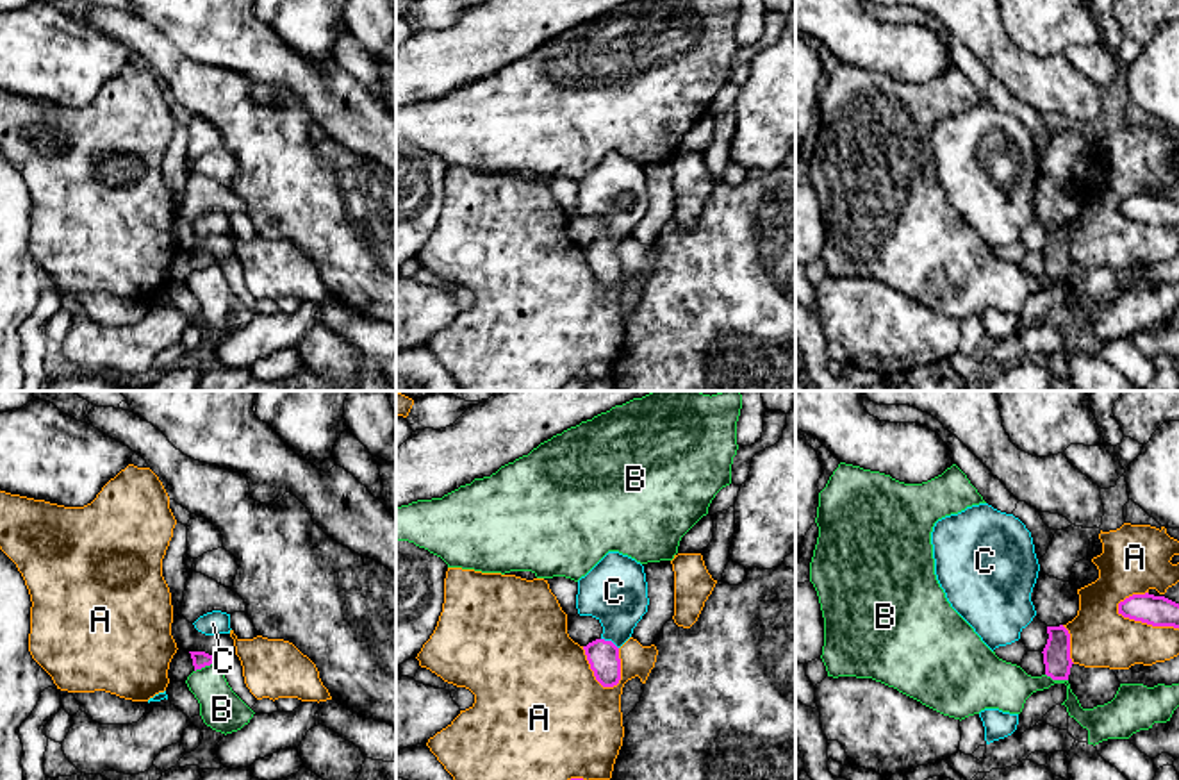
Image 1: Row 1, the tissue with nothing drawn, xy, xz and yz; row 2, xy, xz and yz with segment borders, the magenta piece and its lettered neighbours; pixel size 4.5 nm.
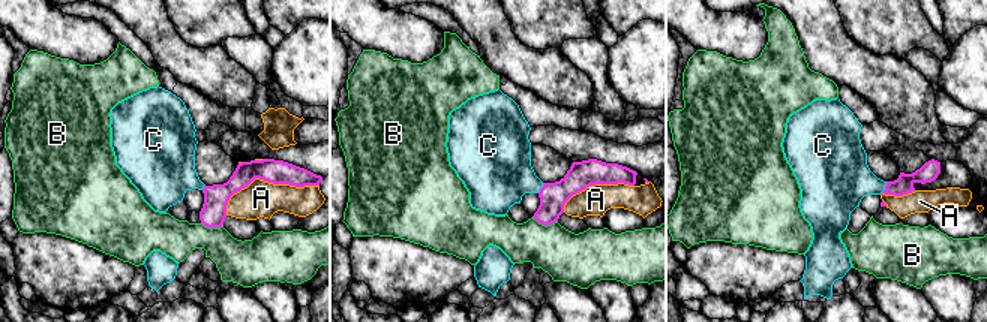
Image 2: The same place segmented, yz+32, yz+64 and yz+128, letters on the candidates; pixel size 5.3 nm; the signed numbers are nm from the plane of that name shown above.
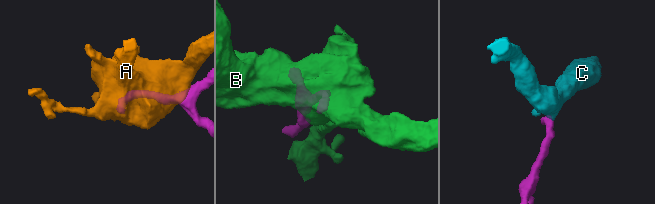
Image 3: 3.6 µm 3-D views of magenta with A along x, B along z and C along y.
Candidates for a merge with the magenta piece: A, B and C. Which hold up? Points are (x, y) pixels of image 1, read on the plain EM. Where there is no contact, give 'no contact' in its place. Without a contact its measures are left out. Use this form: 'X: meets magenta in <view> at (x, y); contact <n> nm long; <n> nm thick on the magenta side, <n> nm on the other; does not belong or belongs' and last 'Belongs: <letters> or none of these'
A: meets magenta in yz at (1146, 222); contact 300 nm long; 140 nm thick on the magenta side, 280 nm on the other; does not belong
B: meets magenta in yz at (1056, 279); contact 110 nm long; 130 nm thick on the magenta side, 220 nm on the other; does not belong
C: meets magenta in xz at (610, 241); contact 90 nm long; 140 nm thick on the magenta side, 300 nm on the other; belongs
Belongs: C

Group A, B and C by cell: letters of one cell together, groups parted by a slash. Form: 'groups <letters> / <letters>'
groups A / B / C

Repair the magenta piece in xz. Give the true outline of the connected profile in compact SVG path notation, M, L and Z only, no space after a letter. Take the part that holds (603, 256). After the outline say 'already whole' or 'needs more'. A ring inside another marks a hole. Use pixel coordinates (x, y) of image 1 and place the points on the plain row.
M608 152L578 180L578 214L592 216L603 227L601 237L583 246L590 270L603 287L619 284L619 248L631 237L647 205L644 166L619 152Z; needs more

